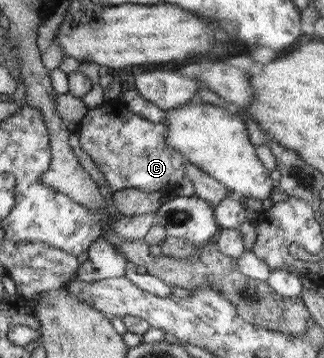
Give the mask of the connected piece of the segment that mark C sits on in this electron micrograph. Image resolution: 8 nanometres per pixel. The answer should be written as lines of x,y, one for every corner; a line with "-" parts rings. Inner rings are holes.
120,104
118,108
116,106
102,106
102,110
98,107
89,110
80,124
77,132
80,147
102,172
110,190
138,189
146,192
154,192
155,190
171,192
178,190
179,180
186,177
186,159
168,145
168,129
163,122
160,124
149,122
146,118
141,118

